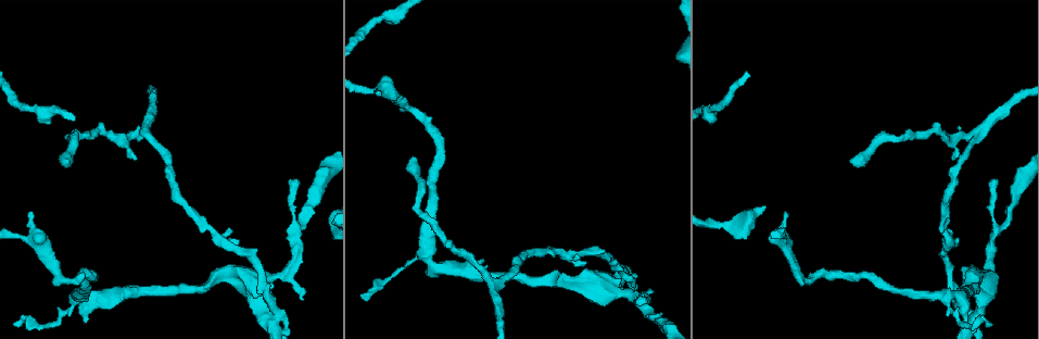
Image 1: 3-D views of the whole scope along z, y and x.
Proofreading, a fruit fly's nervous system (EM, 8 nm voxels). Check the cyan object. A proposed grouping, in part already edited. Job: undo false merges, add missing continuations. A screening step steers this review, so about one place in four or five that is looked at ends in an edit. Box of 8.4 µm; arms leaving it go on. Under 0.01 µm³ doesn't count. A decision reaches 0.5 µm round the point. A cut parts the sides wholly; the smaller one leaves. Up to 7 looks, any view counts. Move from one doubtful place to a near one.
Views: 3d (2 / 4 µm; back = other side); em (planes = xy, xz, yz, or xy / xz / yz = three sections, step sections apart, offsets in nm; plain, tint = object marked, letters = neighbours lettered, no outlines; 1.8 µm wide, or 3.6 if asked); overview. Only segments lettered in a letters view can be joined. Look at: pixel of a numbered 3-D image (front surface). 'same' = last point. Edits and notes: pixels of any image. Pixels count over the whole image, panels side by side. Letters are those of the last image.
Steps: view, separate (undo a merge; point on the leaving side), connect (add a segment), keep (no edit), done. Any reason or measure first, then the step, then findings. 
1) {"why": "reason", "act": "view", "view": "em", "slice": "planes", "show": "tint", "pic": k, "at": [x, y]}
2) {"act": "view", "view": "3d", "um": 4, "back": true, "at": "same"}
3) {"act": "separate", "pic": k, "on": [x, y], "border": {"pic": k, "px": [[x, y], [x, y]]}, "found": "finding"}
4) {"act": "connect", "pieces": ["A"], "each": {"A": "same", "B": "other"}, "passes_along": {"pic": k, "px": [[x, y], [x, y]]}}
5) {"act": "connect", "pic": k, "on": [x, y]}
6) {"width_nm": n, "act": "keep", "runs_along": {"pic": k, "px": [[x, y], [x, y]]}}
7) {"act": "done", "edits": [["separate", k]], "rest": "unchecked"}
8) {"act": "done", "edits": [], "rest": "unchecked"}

{"why": "free end", "act": "view", "view": "em", "um": 3.6, "slice": "xz", "step": 16, "show": "letters", "pic": 1, "at": [850, 159]}

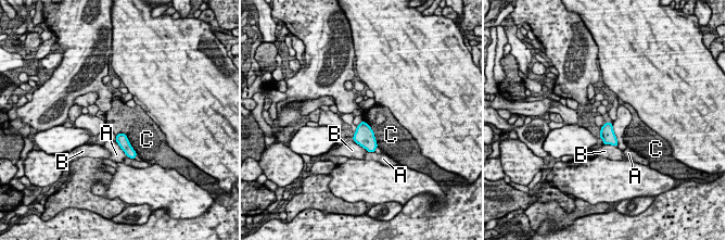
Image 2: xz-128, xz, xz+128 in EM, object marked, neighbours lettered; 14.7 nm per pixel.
{"act": "view", "view": "em", "um": 3.6, "slice": "planes", "show": "letters", "at": "same"}

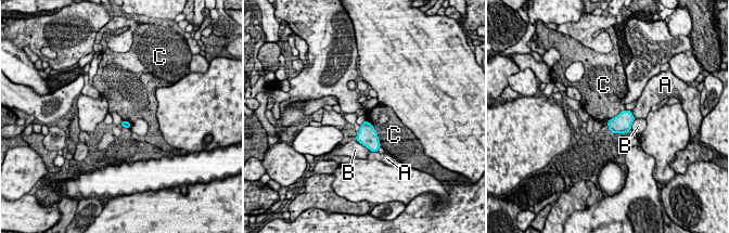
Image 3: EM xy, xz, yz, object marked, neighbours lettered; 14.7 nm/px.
{"act": "keep", "each": {"A": "other", "B": "other", "C": "other"}, "border": {"pic": 3, "px": [[367, 120], [375, 130], [381, 145]]}, "found": "none of them fits"}

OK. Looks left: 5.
{"why": "free end", "act": "view", "view": "em", "slice": "planes", "show": "letters", "pic": 1, "at": [788, 215]}

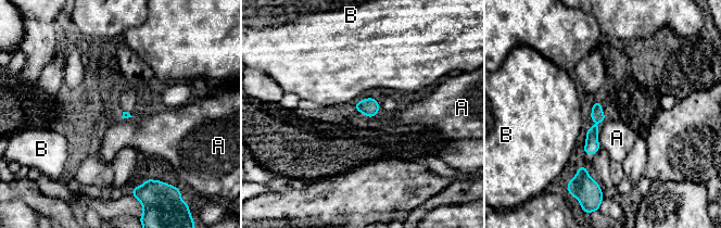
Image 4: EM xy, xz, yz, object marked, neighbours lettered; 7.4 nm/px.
{"act": "keep", "each": {"A": "other", "B": "other"}, "runs_along": {"pic": 4, "px": [[596, 104], [592, 146], [586, 151]]}, "found": "no lettered segment goes on from it"}

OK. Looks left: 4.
{"why": "calibre changes", "act": "view", "view": "3d", "um": 4, "pic": 1, "at": [273, 326]}

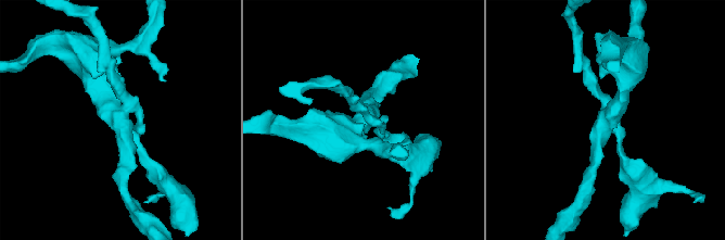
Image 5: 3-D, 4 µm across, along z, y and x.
{"why": "now the EM", "act": "view", "view": "em", "slice": "yz", "step": 8, "show": "letters", "pic": 5, "at": [607, 122]}

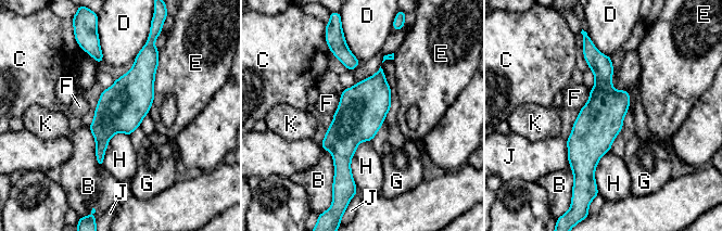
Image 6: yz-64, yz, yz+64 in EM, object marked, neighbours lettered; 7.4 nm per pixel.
{"act": "separate", "pic": 6, "on": [602, 66], "each": {"B": "other", "C": "other", "D": "other", "E": "other", "F": "other", "G": "other", "H": "other", "J": "other", "K": "other"}, "border": {"pic": 6, "px": [[610, 84], [593, 89]]}, "found": "two neurons meet here"}

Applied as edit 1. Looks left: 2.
{"act": "done", "edits": [["separate", 6]], "rest": "unchecked"}

